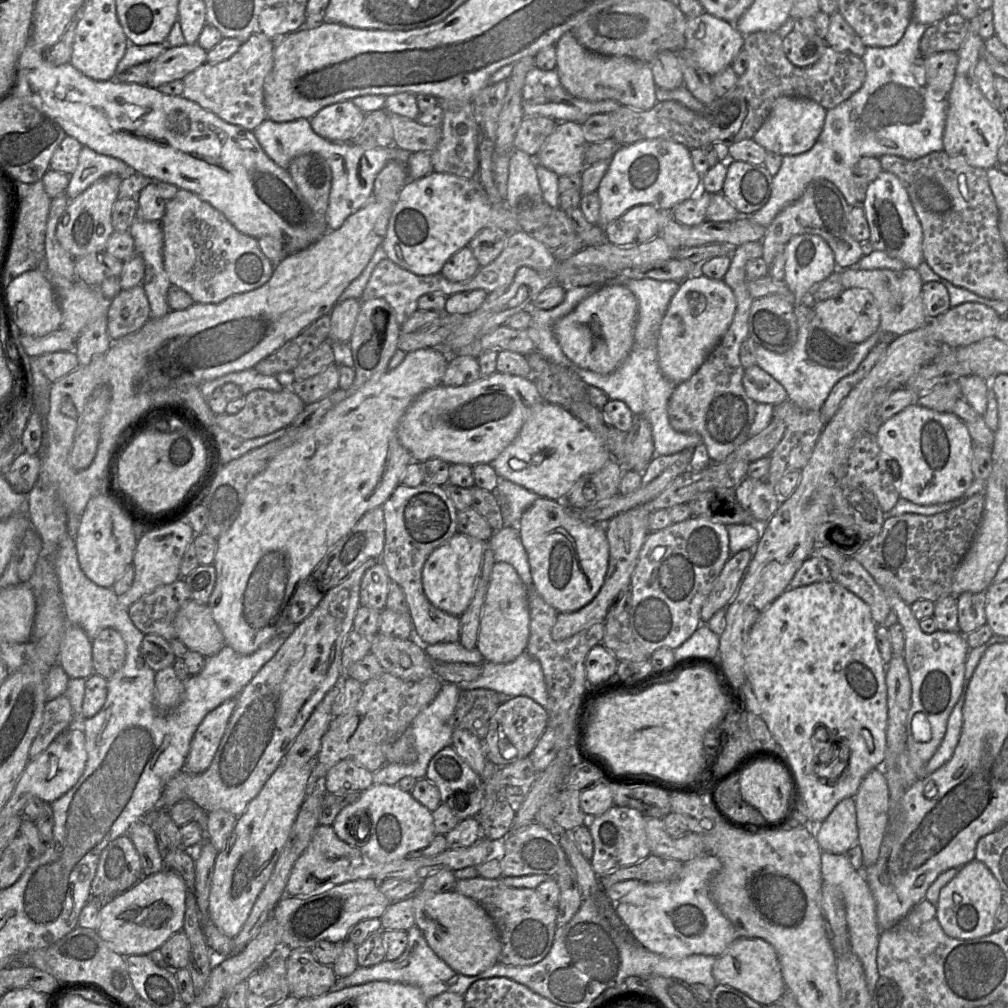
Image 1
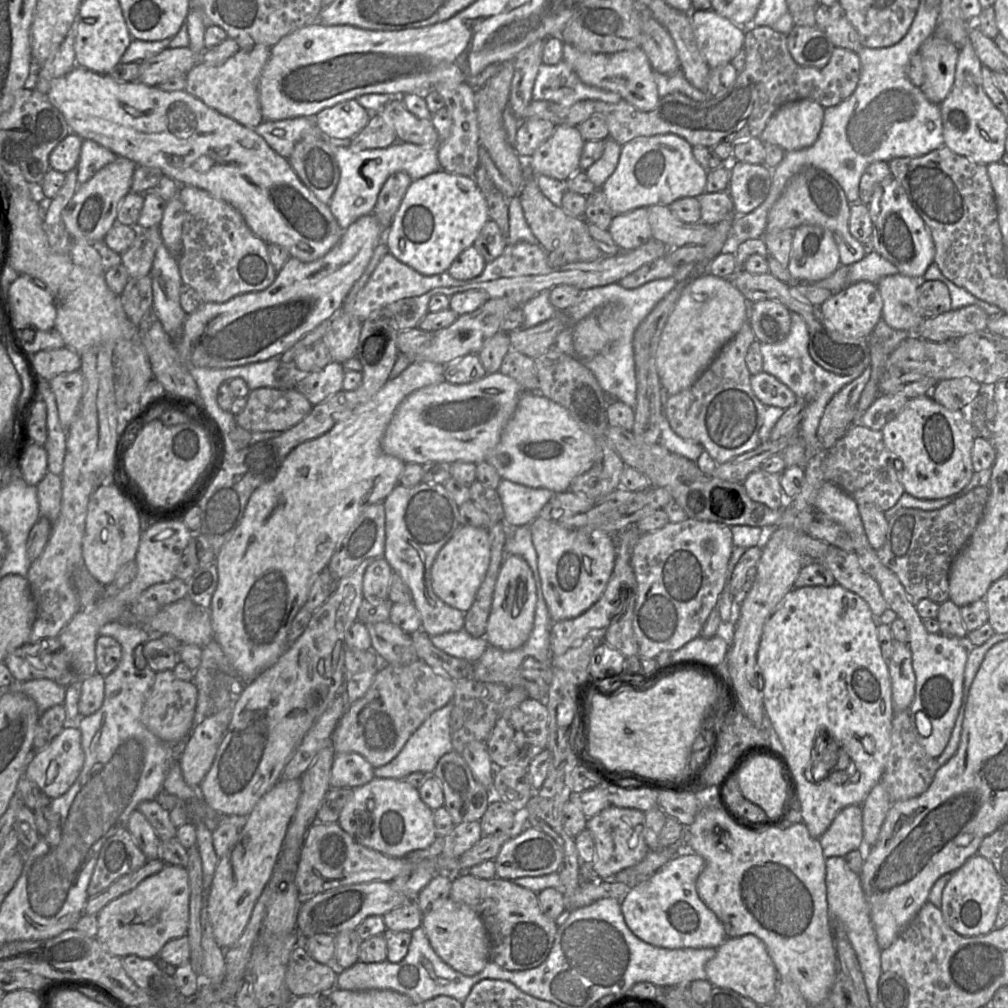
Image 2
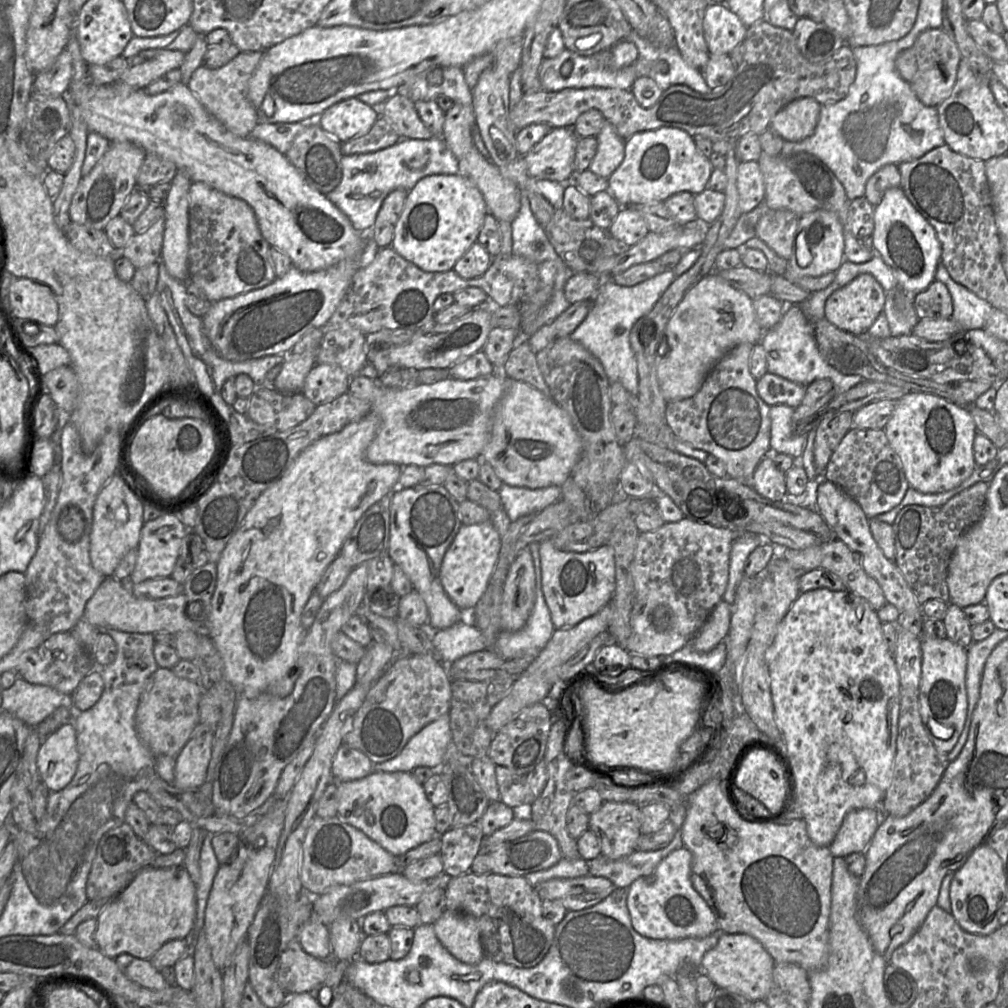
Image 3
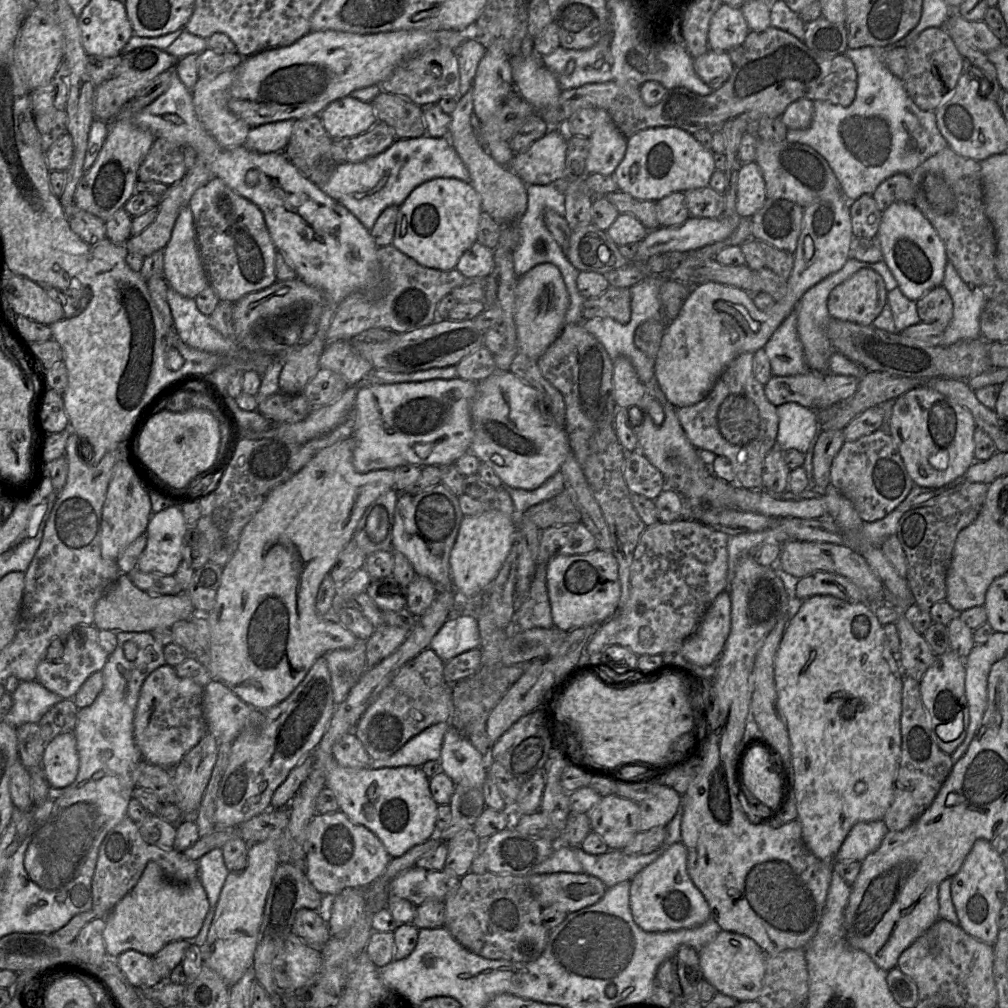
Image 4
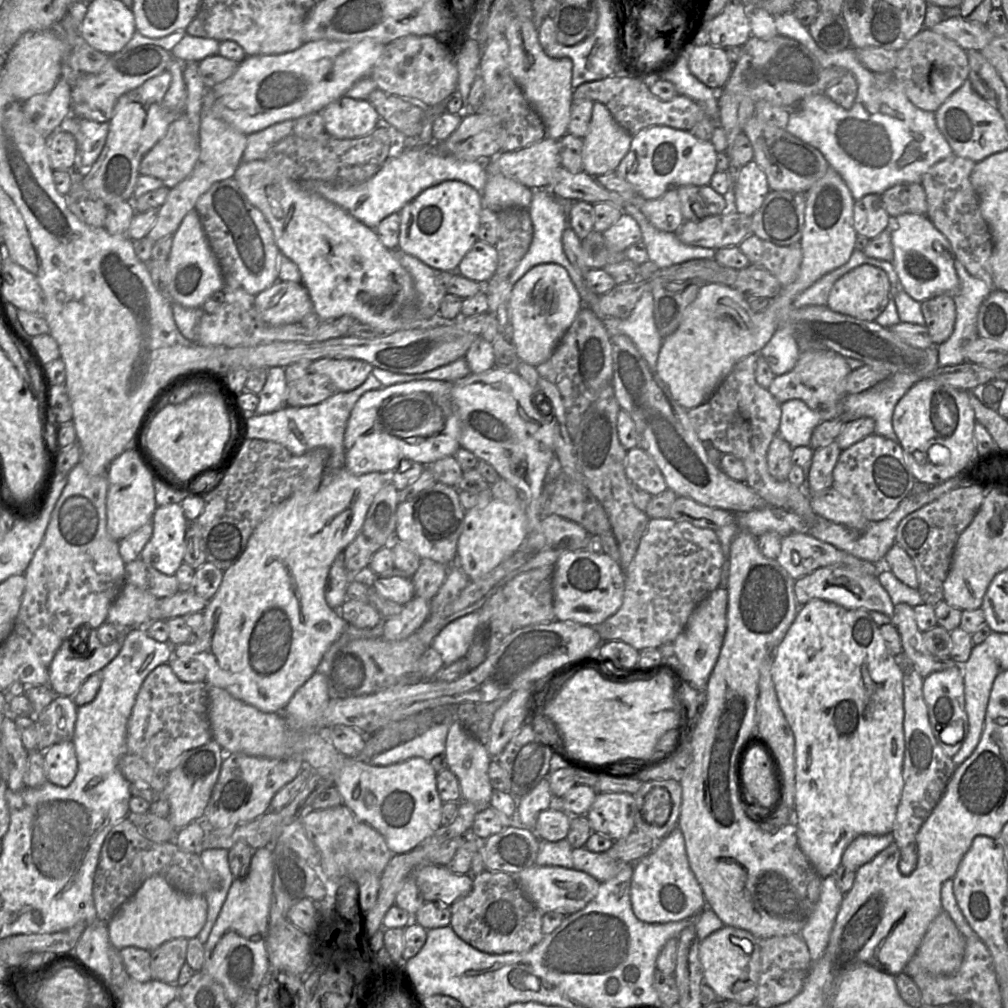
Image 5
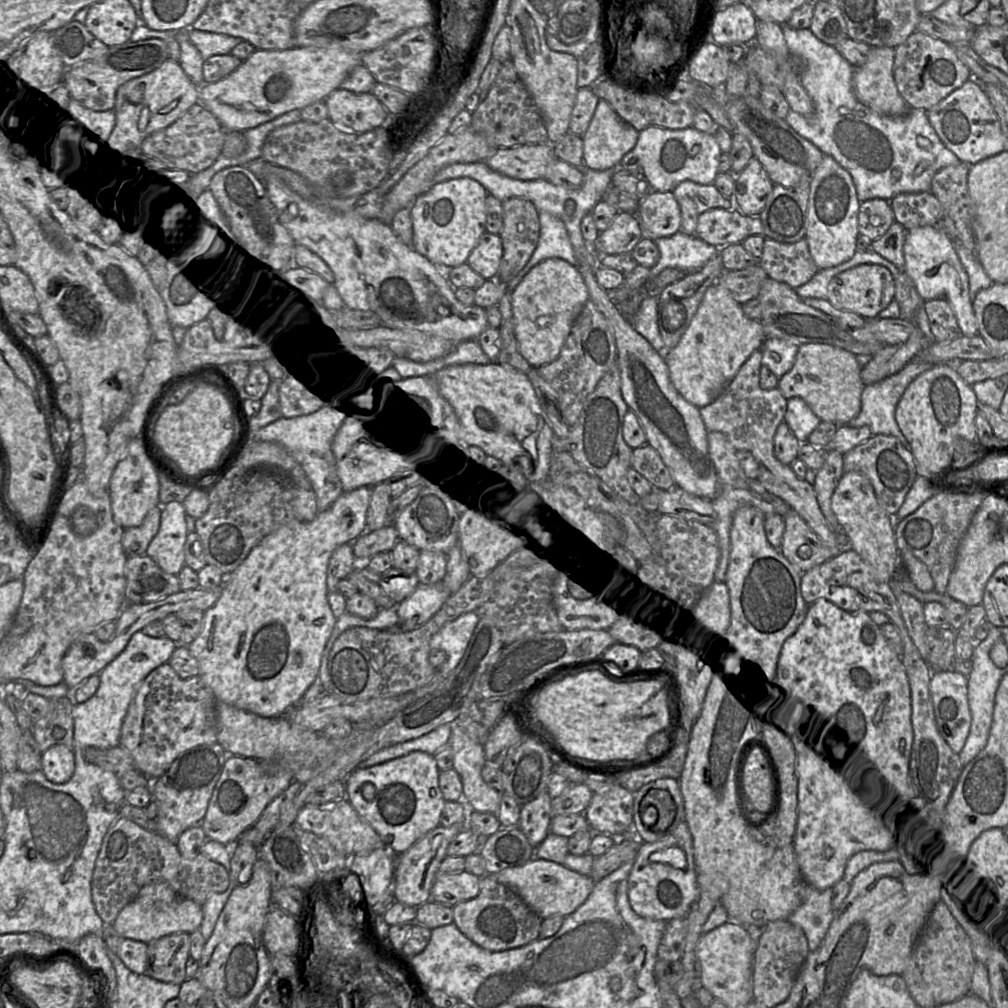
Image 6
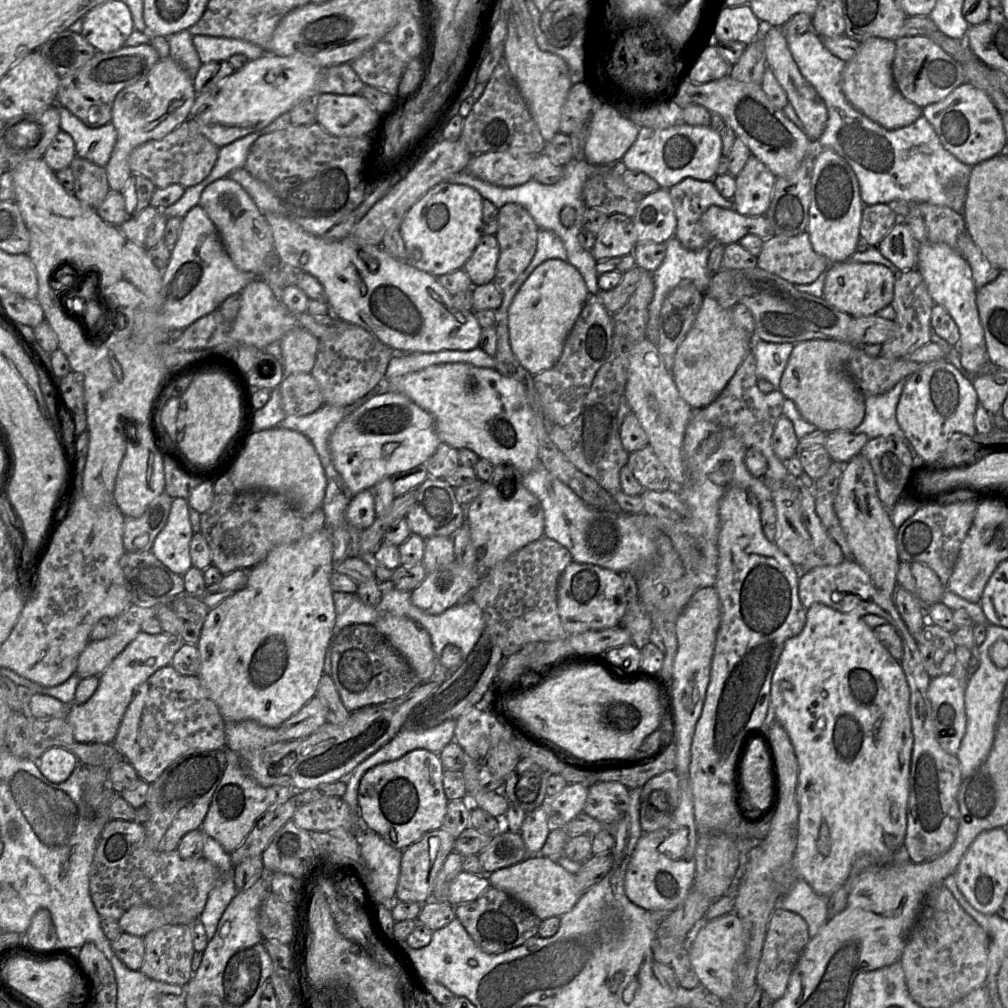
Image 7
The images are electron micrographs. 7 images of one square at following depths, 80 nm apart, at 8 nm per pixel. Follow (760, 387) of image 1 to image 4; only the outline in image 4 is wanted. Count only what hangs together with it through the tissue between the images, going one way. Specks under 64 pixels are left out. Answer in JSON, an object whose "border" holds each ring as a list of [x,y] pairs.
{"border":[[[808,370],[792,376],[771,376],[764,385],[764,393],[774,406],[795,402],[812,409],[817,392],[823,384],[826,372]]]}

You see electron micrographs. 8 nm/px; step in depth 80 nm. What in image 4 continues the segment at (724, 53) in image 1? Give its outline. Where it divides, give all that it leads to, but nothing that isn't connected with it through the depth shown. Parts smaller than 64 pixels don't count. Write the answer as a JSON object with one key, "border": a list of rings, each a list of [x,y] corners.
{"border":[[[721,4],[709,23],[709,49],[716,52],[727,52],[735,46],[742,45],[749,31],[740,8]]]}

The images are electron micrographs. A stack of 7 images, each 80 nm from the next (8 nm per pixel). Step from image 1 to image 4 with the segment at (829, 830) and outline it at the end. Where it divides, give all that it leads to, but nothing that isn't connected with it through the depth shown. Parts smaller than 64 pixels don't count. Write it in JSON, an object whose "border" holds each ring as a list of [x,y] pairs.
{"border":[[[882,820],[855,824],[840,846],[834,860],[862,862],[880,846],[888,831]]]}

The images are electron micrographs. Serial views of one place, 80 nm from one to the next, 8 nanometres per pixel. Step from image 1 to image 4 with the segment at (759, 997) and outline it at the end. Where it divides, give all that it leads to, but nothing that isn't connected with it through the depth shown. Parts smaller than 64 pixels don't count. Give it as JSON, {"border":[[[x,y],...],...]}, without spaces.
{"border":[[[721,930],[711,942],[698,952],[698,955],[703,978],[714,986],[717,992],[739,1002],[758,999],[767,955],[753,939],[735,932]]]}

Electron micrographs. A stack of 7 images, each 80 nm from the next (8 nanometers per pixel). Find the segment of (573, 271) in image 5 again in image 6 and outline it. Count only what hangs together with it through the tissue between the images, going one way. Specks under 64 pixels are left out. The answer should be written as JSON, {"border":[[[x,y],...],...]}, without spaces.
{"border":[[[538,212],[540,233],[537,246],[525,266],[504,287],[510,294],[524,276],[537,264],[549,259],[560,258],[577,267],[577,260],[564,223],[559,218],[544,212]]]}

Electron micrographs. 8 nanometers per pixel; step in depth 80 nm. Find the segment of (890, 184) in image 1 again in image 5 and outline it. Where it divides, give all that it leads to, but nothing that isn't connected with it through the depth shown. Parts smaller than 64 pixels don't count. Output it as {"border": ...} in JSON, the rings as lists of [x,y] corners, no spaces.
{"border":[[[906,213],[891,217],[888,227],[894,258],[891,262],[899,279],[899,287],[913,300],[923,302],[939,294],[951,294],[959,280],[954,267],[954,253],[947,238],[926,215]]]}

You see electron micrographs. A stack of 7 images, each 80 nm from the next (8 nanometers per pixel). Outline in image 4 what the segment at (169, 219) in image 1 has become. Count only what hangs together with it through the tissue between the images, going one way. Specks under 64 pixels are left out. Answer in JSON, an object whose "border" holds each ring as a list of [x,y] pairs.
{"border":[[[213,178],[206,185],[198,188],[193,194],[193,196],[191,197],[189,206],[193,213],[201,261],[208,280],[208,285],[215,290],[220,301],[229,301],[229,302],[235,303],[245,295],[265,289],[277,281],[275,259],[276,259],[276,253],[278,250],[271,239],[270,233],[268,231],[268,228],[264,219],[264,215],[262,211],[259,209],[259,207],[257,207],[254,203],[252,203],[248,199],[239,195],[237,192],[231,189],[228,185],[225,184],[224,181],[222,181],[219,178]]]}

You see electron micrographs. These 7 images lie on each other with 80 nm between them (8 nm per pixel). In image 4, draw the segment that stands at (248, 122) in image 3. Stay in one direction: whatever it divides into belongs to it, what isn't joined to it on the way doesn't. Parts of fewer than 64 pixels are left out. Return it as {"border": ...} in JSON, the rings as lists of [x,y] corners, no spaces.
{"border":[[[236,69],[223,72],[213,79],[200,78],[195,84],[192,95],[196,114],[203,127],[224,148],[236,148],[246,142],[250,126],[233,114],[228,107],[229,90],[236,78]]]}

